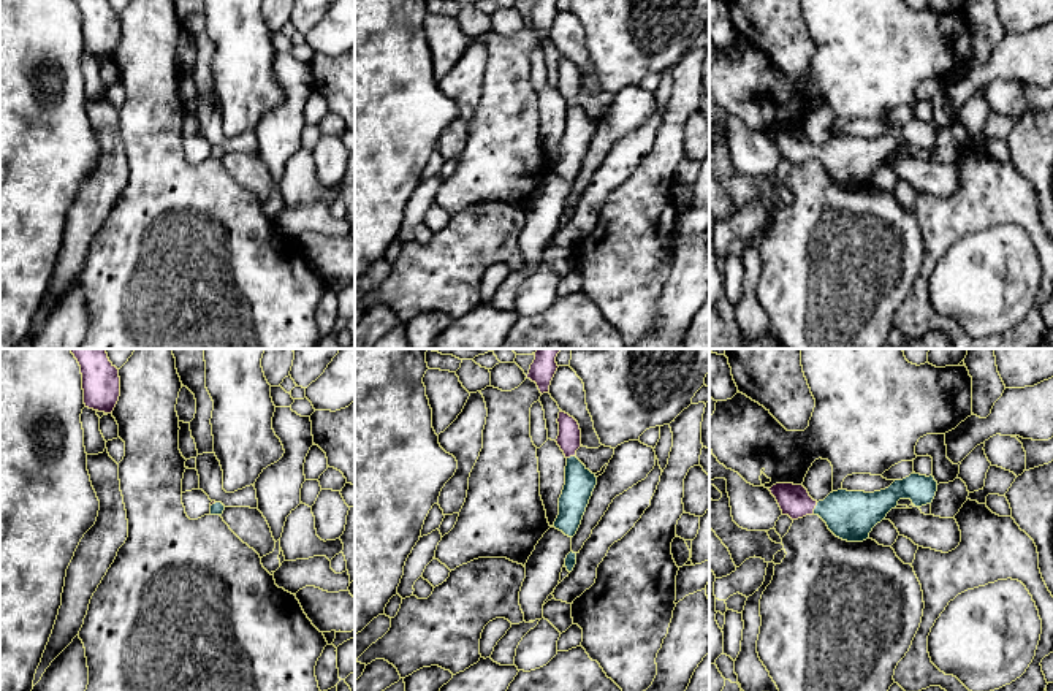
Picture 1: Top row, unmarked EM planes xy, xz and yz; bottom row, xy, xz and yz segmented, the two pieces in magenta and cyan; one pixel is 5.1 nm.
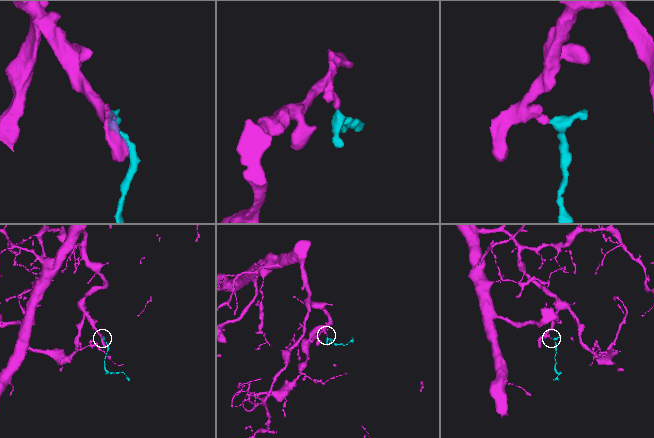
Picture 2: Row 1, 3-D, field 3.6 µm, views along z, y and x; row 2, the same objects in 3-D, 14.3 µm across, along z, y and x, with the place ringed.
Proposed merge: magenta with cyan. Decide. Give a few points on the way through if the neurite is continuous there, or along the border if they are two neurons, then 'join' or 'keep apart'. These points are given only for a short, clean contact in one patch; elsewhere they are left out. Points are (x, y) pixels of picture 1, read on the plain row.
runs through yz (794, 145), (798, 149), (814, 152), (840, 154), (851, 160); join

